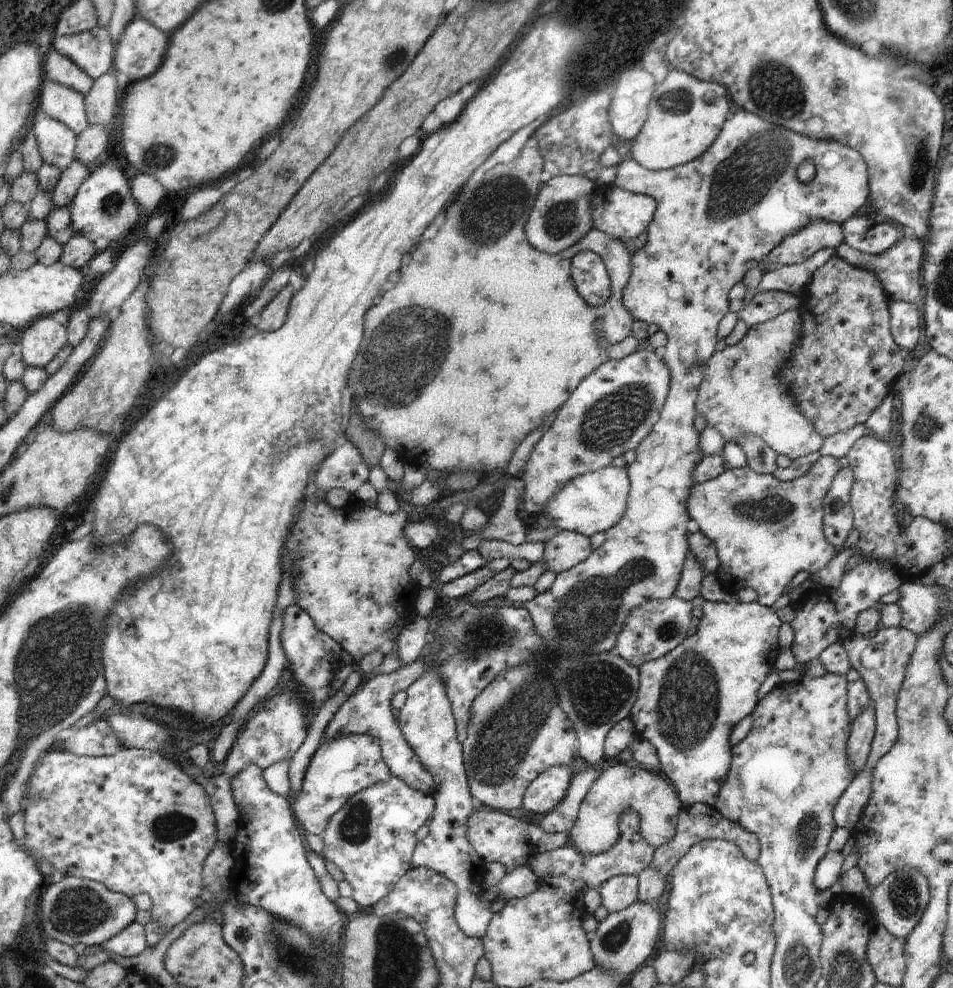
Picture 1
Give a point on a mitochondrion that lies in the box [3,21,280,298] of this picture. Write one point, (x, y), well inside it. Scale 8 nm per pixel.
(159, 156)

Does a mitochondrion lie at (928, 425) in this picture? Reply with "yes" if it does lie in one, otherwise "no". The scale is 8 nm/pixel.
yes

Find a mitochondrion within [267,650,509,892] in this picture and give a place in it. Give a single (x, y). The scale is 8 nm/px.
(355, 828)

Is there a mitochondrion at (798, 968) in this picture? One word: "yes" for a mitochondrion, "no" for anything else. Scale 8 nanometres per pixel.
yes

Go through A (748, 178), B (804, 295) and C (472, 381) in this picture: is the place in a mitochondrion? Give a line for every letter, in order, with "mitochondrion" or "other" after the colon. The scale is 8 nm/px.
A: mitochondrion
B: other
C: other

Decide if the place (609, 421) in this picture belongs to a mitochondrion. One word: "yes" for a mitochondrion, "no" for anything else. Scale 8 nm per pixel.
yes

